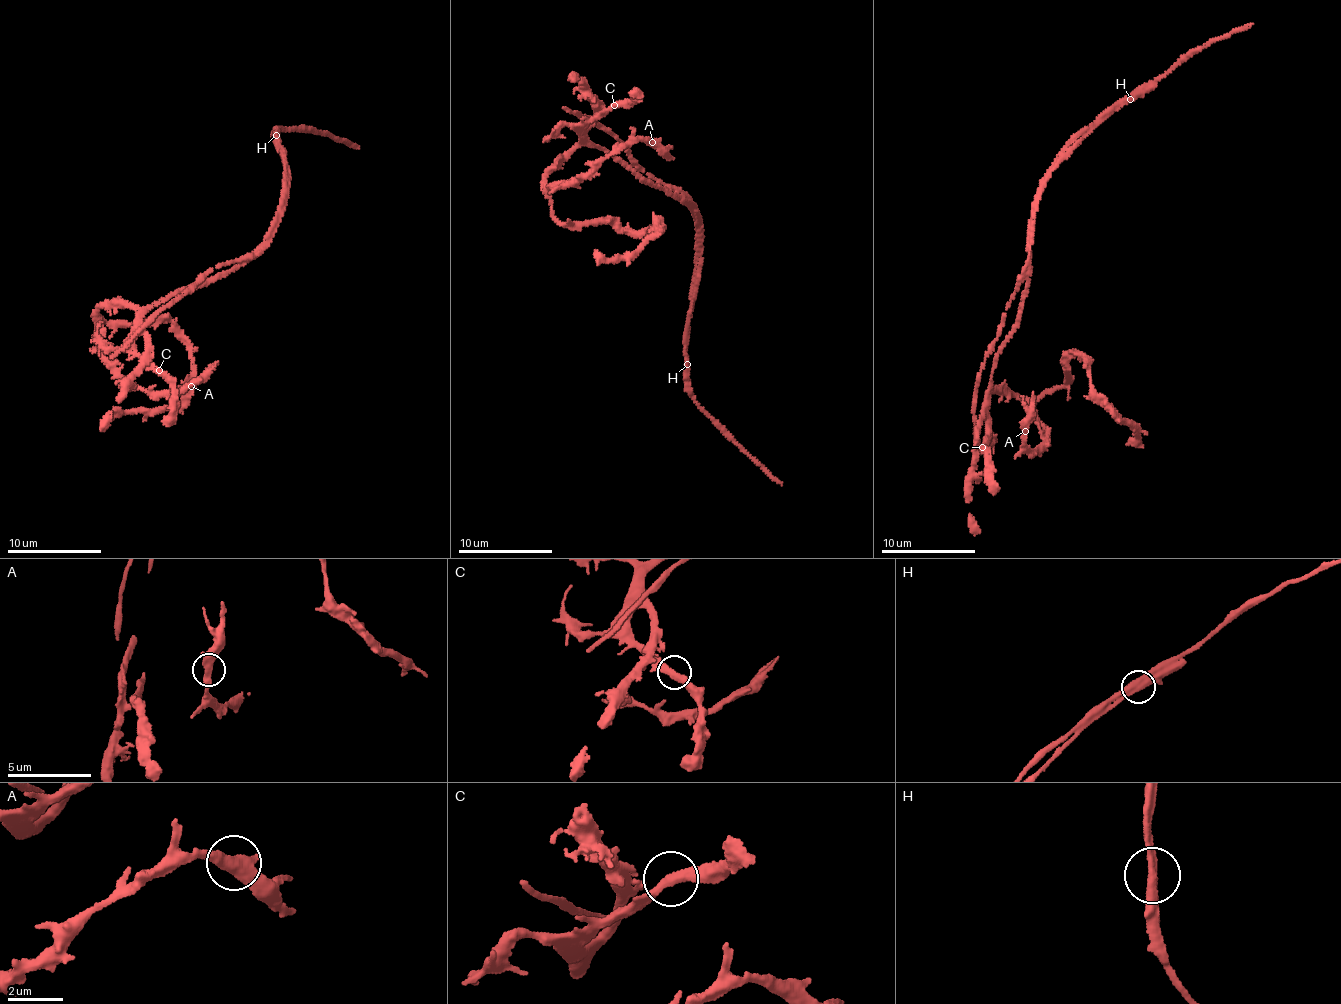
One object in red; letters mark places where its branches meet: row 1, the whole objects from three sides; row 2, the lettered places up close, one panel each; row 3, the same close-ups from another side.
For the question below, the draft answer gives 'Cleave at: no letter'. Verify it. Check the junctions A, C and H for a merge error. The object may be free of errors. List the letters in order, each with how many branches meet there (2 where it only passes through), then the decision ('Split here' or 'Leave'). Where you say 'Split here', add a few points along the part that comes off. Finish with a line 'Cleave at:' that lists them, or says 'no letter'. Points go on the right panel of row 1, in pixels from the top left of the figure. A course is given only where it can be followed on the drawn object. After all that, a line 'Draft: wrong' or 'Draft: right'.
A: Branches: 2. Leave
C: Branches: 2. Leave
H: Branches: 2. Split here. Course of the part to remove: (1130, 99), (1051, 172), (1035, 218), (1028, 262), (976, 388), (974, 459)
Cleave at: H
Draft: wrong

